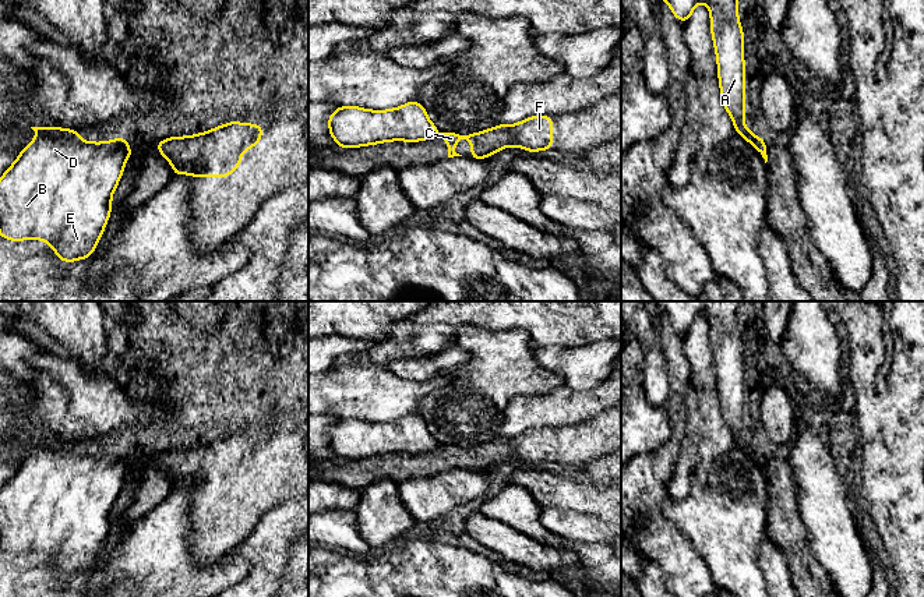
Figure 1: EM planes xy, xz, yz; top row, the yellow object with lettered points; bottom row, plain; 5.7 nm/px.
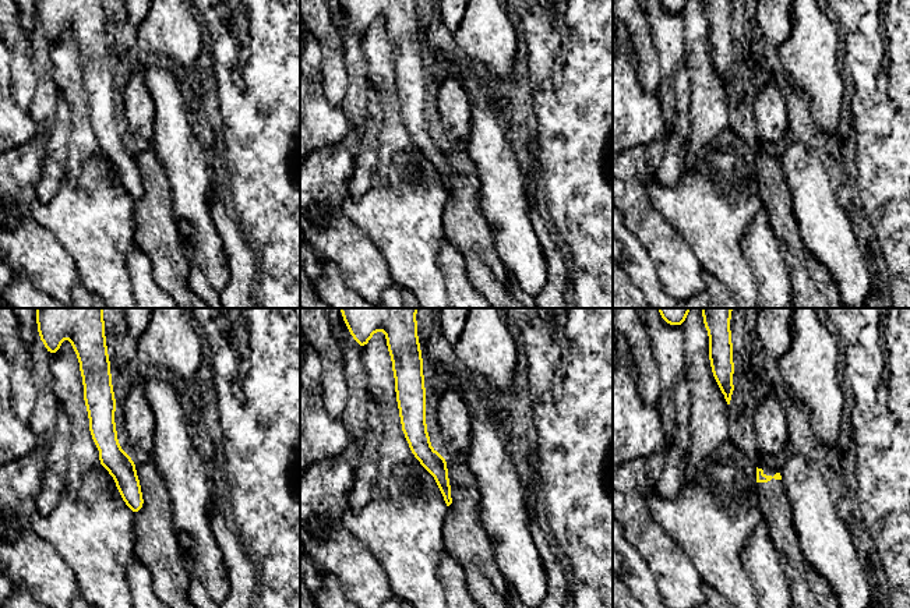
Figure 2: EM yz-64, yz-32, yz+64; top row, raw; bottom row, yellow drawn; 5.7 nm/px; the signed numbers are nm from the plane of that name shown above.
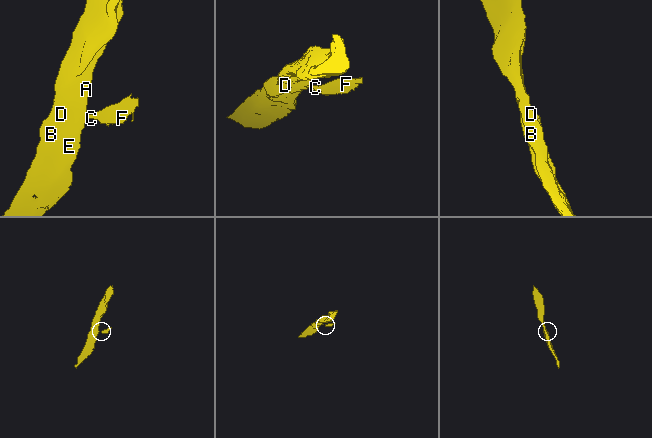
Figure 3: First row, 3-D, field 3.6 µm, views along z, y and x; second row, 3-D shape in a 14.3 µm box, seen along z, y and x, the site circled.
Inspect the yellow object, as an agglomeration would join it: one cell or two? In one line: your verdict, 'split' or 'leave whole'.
split

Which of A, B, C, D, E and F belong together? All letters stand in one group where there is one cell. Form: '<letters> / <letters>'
A B D E / C F

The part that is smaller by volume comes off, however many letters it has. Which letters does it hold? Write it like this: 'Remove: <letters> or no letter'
Remove: C, F

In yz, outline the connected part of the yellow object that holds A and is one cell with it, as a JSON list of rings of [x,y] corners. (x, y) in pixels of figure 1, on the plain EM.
[[[659,301],[662,312],[670,318],[671,325],[678,333],[688,335],[692,324],[699,314],[708,318],[710,325],[710,346],[717,372],[717,389],[723,418],[730,427],[734,444],[748,453],[765,471],[766,453],[757,449],[745,439],[745,377],[744,377],[744,345],[738,332],[740,301]]]

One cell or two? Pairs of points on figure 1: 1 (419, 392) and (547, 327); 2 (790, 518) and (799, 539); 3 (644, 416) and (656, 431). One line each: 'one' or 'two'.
1: two
2: one
3: one

